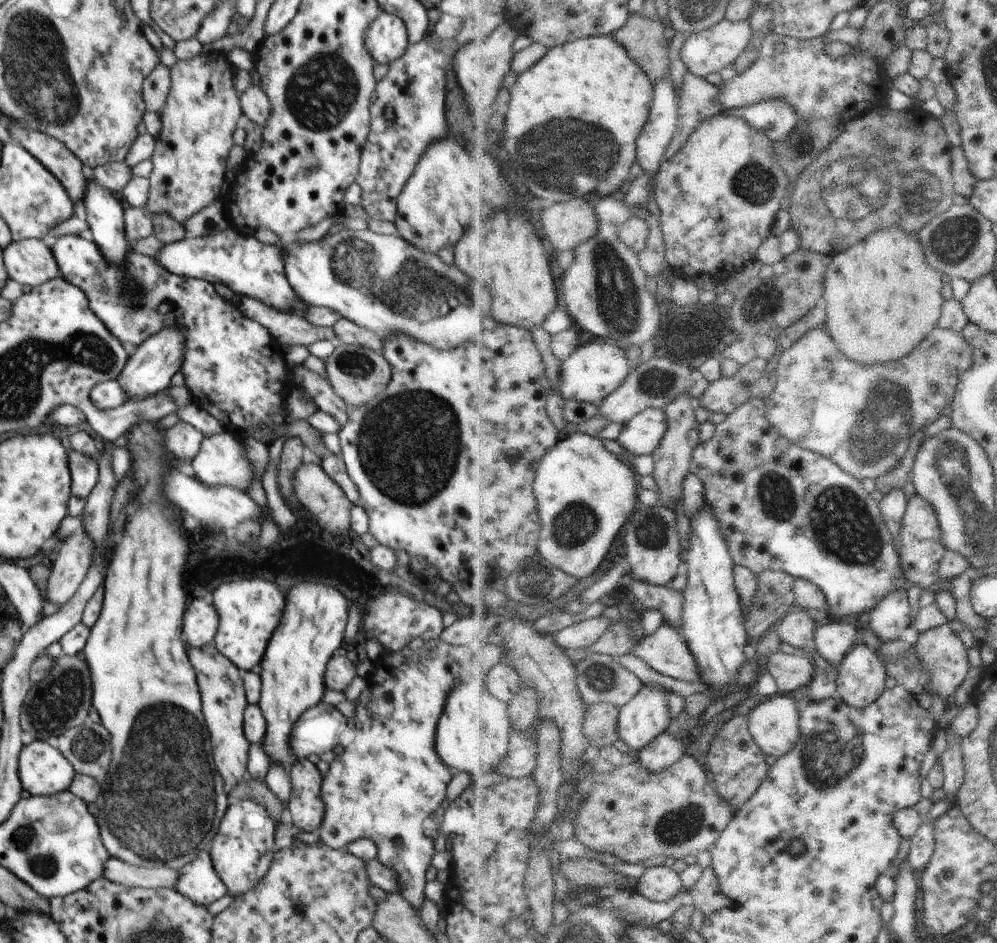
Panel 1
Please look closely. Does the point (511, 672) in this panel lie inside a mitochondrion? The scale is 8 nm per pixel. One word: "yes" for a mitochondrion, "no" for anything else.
no

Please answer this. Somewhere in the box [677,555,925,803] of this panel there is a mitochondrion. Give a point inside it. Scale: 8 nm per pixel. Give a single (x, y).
(833, 755)

